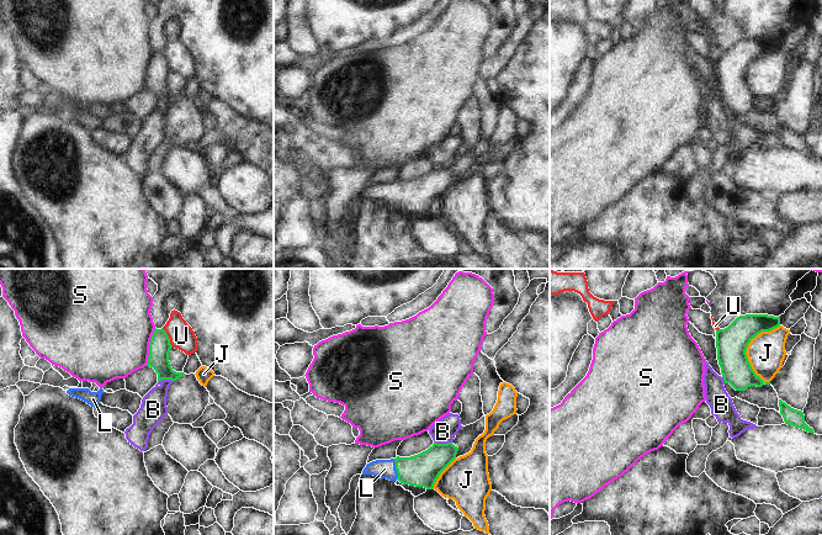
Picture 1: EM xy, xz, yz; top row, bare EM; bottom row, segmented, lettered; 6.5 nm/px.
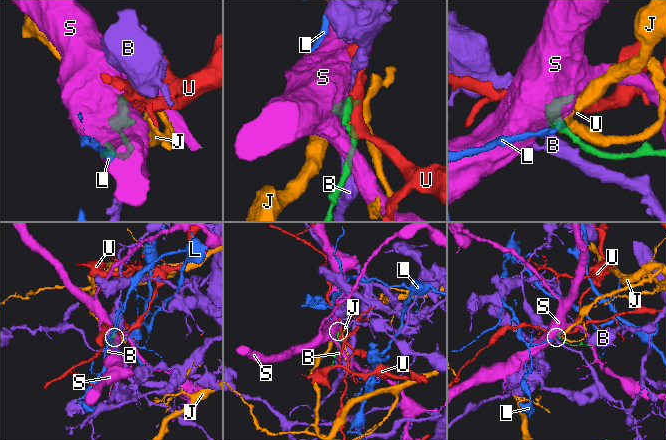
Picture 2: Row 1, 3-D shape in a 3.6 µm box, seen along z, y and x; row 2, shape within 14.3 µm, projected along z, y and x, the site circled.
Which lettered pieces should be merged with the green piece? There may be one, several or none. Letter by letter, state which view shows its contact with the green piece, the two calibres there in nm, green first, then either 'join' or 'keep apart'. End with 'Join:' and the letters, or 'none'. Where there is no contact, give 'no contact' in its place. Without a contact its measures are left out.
B: xz | 220/160 nm | keep apart
J: yz | 200/240 nm | keep apart
L: xz | 220/130 nm | join
S: xy | 140/480 nm | keep apart
U: xy | 140/160 nm | keep apart
Join: L

